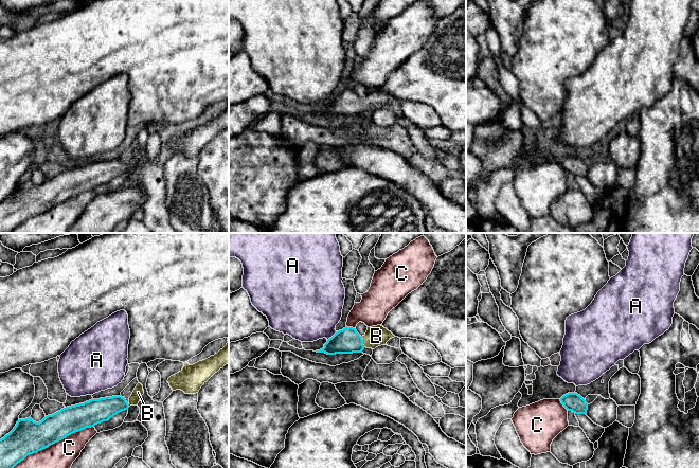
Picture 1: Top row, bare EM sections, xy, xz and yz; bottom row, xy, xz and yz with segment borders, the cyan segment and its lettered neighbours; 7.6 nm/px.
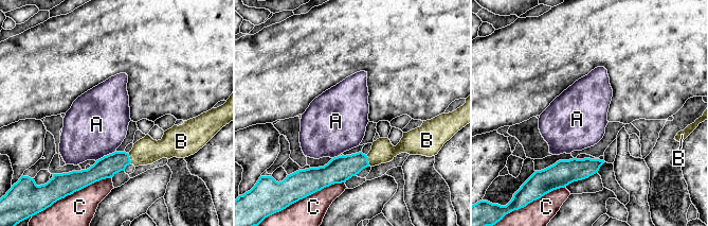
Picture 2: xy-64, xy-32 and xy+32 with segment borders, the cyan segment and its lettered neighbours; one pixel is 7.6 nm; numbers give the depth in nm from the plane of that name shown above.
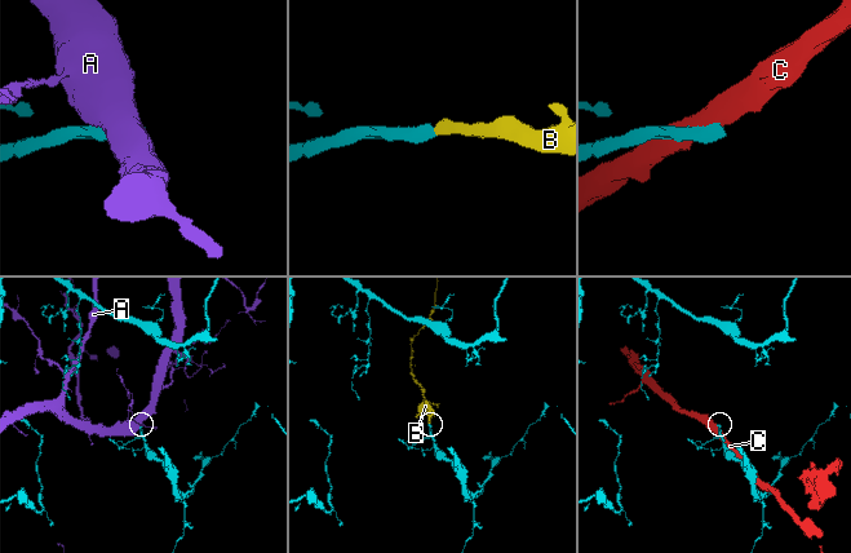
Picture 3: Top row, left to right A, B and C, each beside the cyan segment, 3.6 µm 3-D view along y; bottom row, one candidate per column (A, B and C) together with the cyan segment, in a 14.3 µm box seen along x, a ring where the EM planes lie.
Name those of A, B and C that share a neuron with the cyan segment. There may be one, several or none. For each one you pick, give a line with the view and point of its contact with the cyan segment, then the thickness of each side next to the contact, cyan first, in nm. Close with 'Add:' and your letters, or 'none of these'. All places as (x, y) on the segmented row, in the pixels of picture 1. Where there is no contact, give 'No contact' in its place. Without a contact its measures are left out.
B: Touches cyan at xz (362, 342). Thickness 190 nm (cyan) against 160 nm
Add: B

